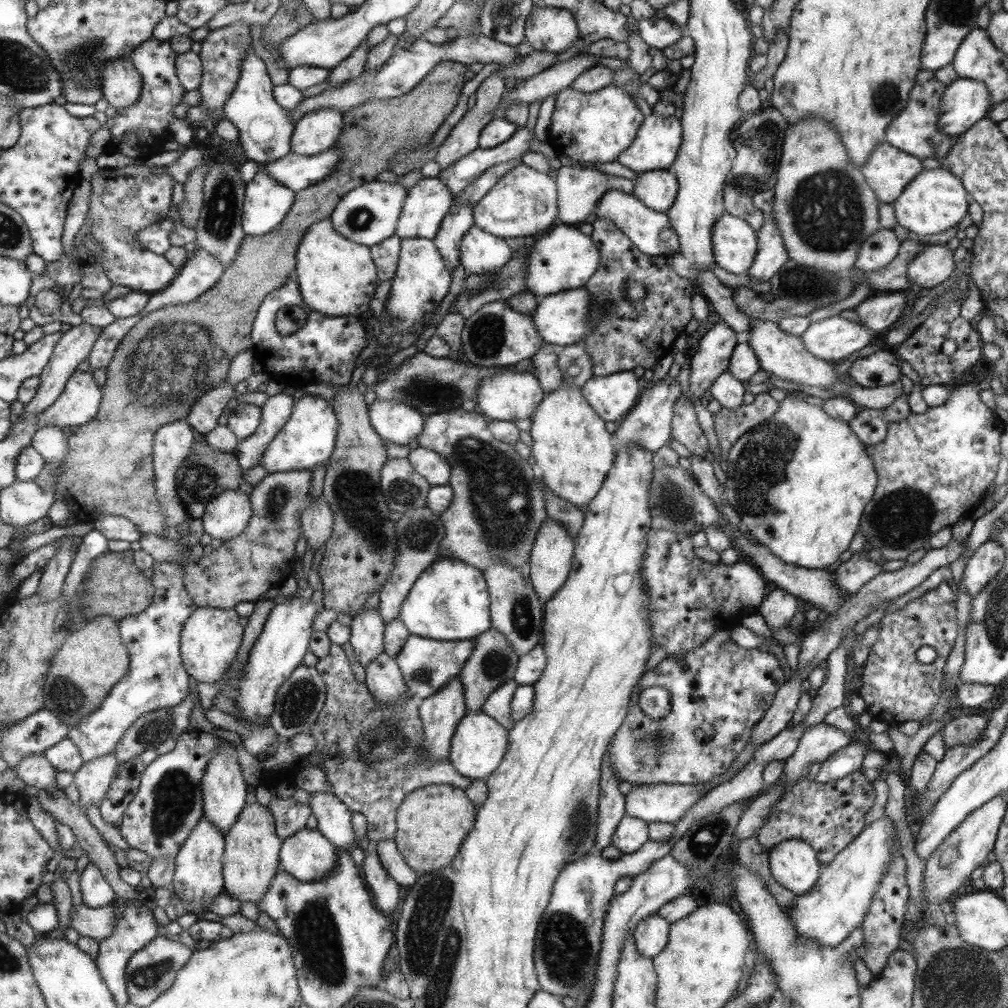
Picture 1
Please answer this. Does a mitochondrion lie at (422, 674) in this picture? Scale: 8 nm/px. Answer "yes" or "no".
yes

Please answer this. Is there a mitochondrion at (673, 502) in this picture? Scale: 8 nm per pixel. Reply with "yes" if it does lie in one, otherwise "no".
yes

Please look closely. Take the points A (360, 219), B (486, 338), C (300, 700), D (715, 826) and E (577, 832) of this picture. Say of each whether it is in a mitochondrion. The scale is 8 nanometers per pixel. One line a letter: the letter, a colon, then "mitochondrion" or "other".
A: mitochondrion
B: mitochondrion
C: mitochondrion
D: mitochondrion
E: mitochondrion

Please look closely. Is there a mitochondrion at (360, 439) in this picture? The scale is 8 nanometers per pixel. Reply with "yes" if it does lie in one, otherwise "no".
no

